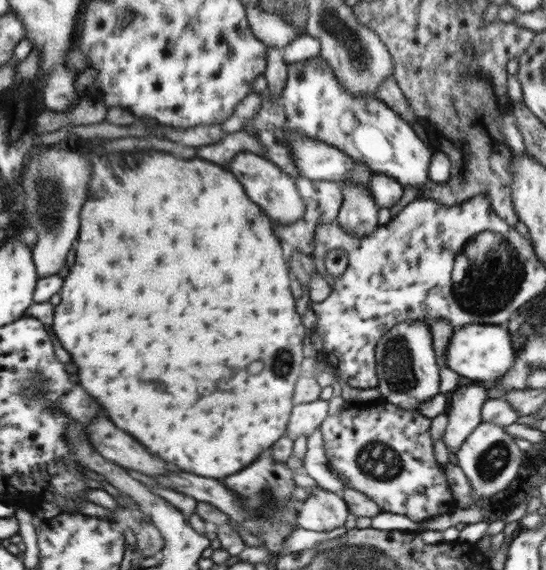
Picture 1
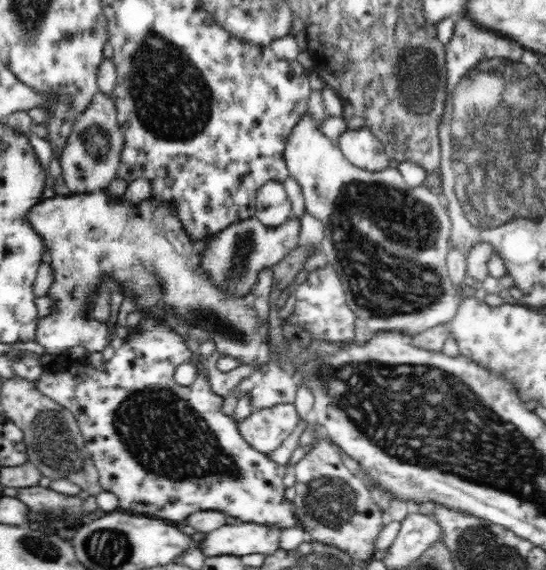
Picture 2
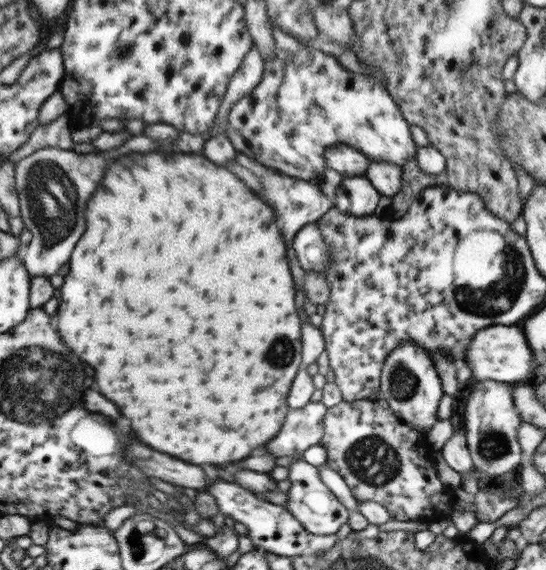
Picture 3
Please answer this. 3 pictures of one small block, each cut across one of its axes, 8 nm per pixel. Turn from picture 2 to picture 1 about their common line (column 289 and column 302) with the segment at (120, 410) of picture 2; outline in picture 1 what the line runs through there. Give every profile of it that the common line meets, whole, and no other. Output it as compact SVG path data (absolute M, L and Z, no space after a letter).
M318 485L311 489L308 498L299 506L296 527L325 533L344 527L349 506L342 495Z

